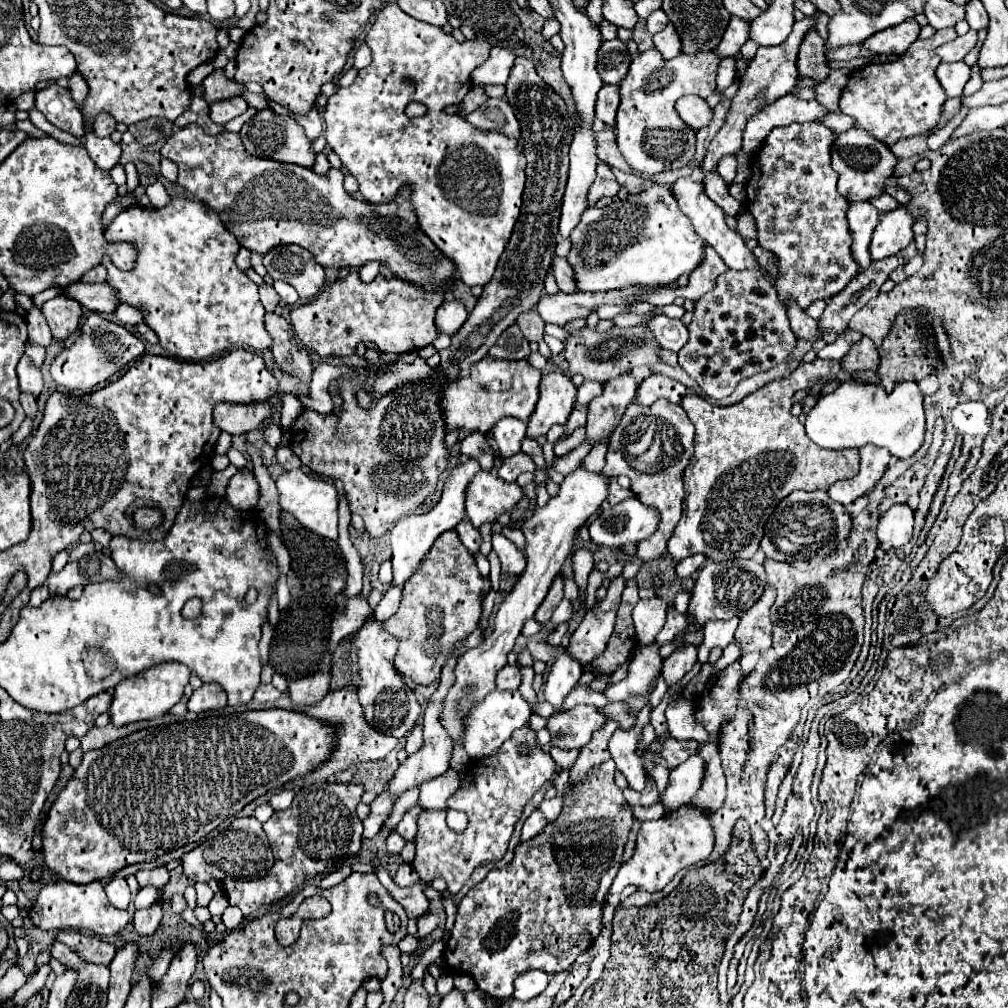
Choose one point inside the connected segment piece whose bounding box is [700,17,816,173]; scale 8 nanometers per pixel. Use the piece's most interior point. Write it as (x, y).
(772, 73)

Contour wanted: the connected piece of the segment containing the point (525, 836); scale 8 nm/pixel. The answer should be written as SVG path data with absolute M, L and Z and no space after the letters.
M534 811L526 821L524 821L524 827L522 827L522 841L530 841L532 837L536 837L546 825L546 819L542 815L542 811Z

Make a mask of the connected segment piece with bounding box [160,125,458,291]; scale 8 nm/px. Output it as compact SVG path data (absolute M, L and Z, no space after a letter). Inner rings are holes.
M186 125L178 133L174 133L162 147L162 157L172 159L178 165L178 183L190 191L198 201L204 201L214 211L220 213L224 225L238 237L240 245L256 251L260 255L268 253L276 245L296 243L308 249L322 267L362 267L368 261L378 261L386 265L392 275L410 281L426 291L448 291L456 281L454 263L438 251L436 245L422 235L416 213L410 205L410 189L402 189L398 197L390 203L370 205L364 199L356 199L344 189L344 175L340 169L330 169L324 175L316 175L314 171L294 165L294 163L278 163L272 159L258 159L246 153L242 139L238 133L220 133L206 135L198 125Z

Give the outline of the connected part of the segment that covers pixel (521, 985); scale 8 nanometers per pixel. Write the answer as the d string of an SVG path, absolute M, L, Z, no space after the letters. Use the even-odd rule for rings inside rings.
M526 971L526 973L520 973L514 981L514 999L520 999L520 1001L530 1001L534 999L536 995L540 995L546 985L550 981L550 975L548 973L542 973L542 971Z

